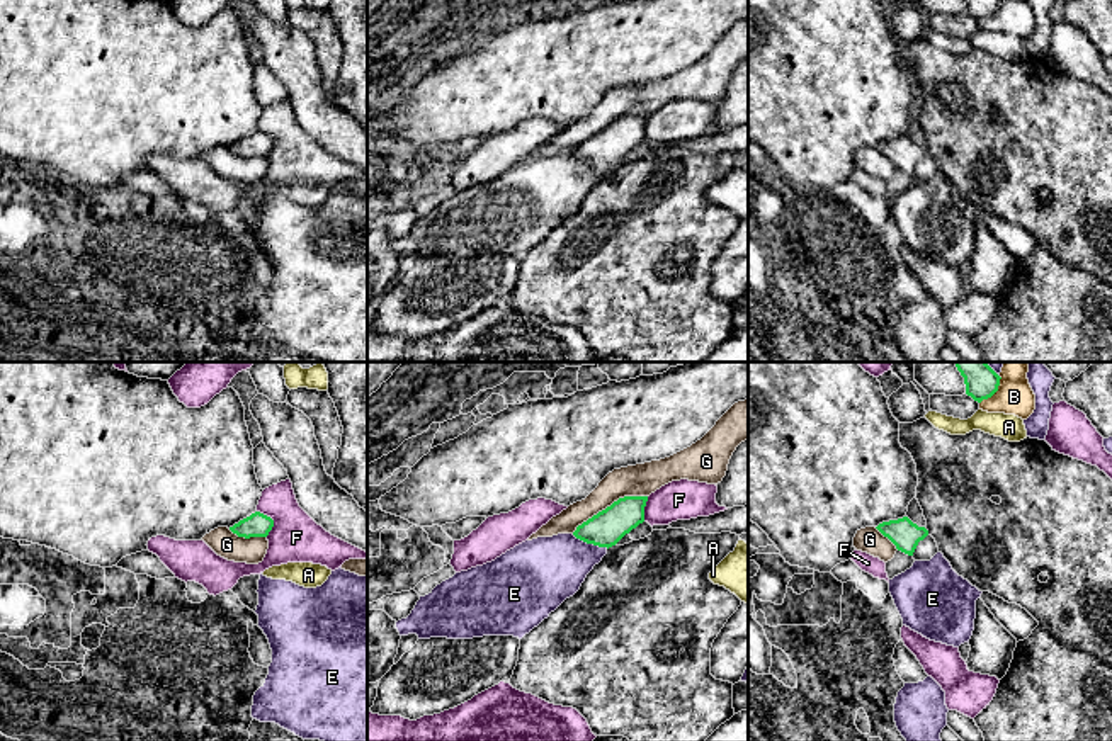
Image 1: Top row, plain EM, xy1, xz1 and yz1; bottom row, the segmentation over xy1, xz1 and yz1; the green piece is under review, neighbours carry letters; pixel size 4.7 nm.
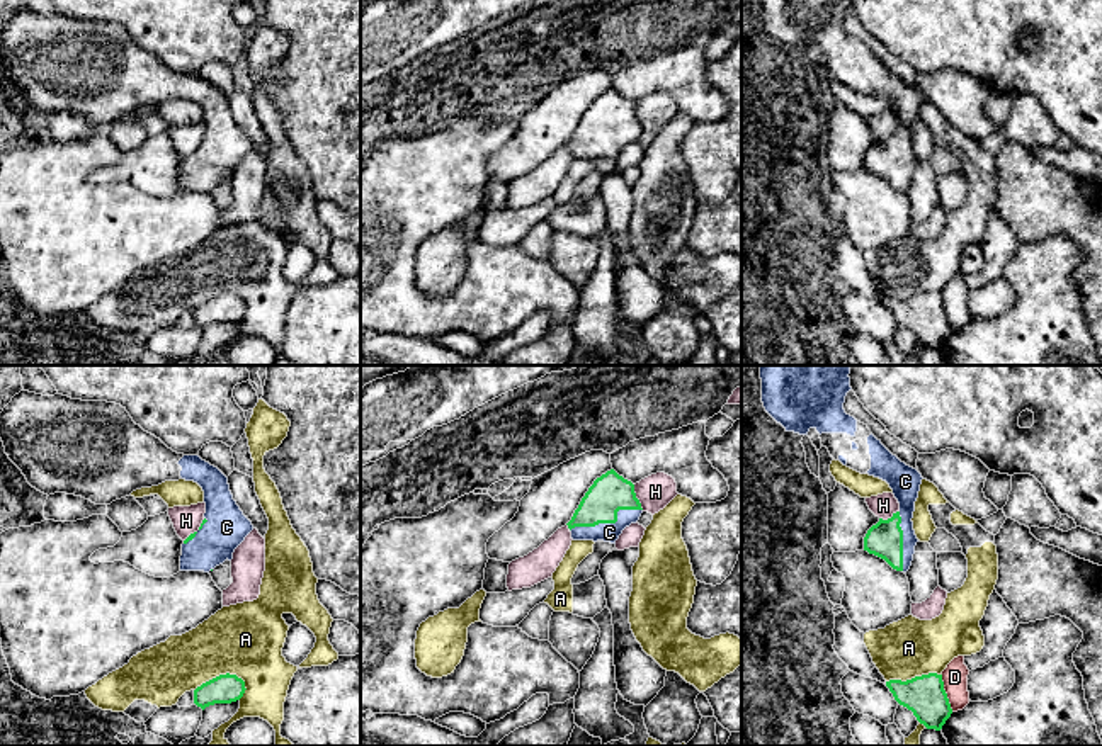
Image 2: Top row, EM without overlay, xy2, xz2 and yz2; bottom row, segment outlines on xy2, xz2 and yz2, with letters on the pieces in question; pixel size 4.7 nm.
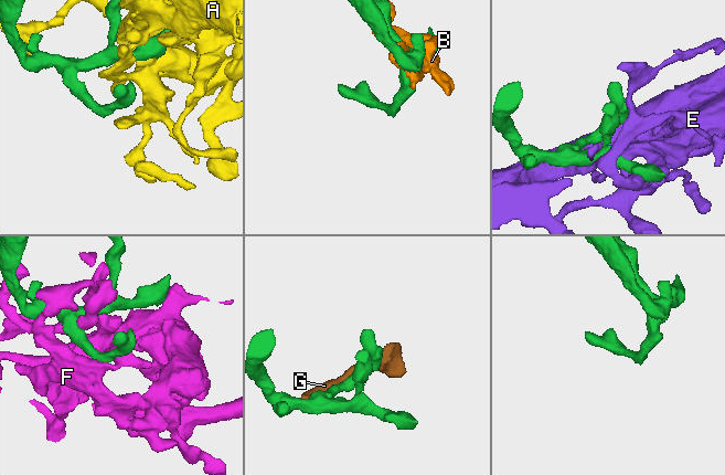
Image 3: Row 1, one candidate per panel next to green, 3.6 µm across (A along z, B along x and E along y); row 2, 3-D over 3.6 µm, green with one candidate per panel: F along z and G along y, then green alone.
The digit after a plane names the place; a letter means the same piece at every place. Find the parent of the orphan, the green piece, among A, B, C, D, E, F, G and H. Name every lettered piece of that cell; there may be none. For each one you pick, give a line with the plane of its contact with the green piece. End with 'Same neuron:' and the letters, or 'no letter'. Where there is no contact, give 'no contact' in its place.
C: meets green in xz2
Same neuron: C

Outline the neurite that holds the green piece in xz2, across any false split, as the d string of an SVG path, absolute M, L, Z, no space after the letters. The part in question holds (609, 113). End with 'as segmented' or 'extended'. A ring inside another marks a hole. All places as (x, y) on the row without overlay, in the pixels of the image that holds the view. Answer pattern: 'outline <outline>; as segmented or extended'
outline M611 88L594 100L566 144L573 160L616 163L622 150L636 143L641 133L634 104Z; extended

